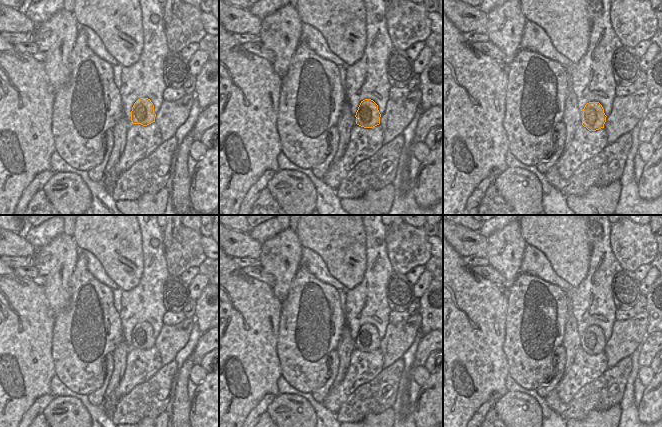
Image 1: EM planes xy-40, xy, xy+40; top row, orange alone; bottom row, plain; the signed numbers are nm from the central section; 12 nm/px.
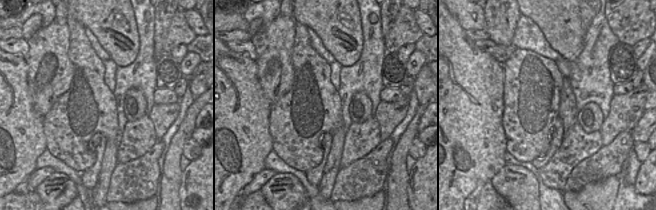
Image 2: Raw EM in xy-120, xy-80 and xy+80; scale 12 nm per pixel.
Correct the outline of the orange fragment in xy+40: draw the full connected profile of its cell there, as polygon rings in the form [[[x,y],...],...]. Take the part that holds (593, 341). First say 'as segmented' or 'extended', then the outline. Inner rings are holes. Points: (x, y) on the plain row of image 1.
as segmented; [[[589,326],[585,329],[582,337],[582,349],[589,355],[596,355],[604,352],[606,339],[599,326]]]

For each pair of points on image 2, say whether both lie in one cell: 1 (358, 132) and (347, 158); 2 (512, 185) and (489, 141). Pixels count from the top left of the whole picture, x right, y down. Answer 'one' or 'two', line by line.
1: one
2: two

